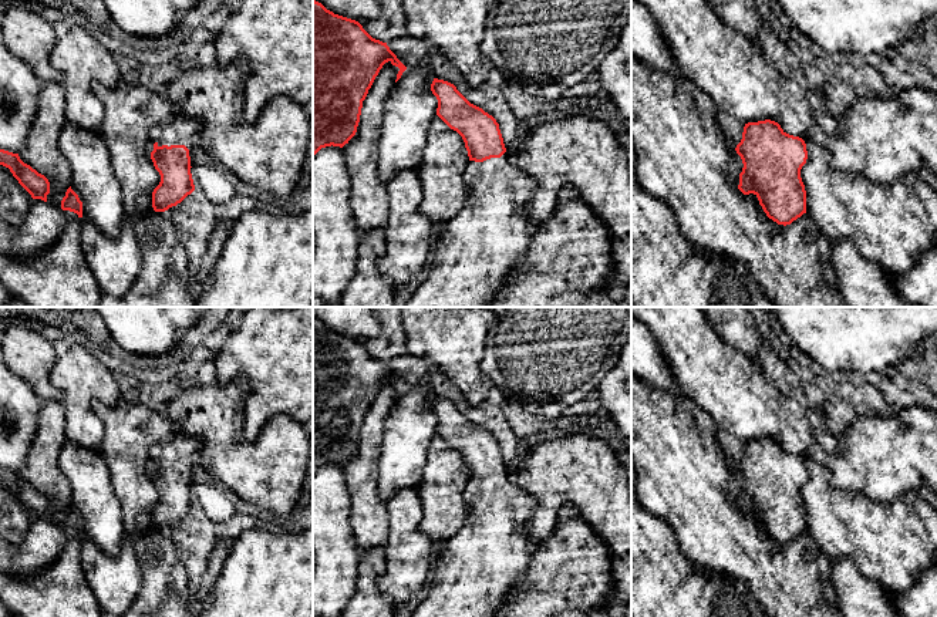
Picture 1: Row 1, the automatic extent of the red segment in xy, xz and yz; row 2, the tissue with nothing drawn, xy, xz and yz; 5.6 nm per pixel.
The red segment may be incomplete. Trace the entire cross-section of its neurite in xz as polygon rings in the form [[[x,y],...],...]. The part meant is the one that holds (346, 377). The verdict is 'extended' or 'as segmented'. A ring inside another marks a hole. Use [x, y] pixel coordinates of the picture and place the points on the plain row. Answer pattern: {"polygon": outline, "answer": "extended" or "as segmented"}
{"polygon": [[[313,318],[313,475],[326,465],[343,466],[355,454],[363,419],[385,381],[398,385],[395,401],[407,385],[390,368],[387,361],[373,357],[363,344],[351,337],[334,333]]], "answer": "as segmented"}

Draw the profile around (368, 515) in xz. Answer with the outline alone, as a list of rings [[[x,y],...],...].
[[[385,381],[363,419],[355,454],[343,465],[351,498],[350,522],[360,550],[384,549],[390,532],[387,503],[378,493],[378,461],[384,441],[384,422],[400,387]]]

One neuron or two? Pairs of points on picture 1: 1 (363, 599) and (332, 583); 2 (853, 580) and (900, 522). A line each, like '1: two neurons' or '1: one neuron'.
1: two neurons
2: two neurons

